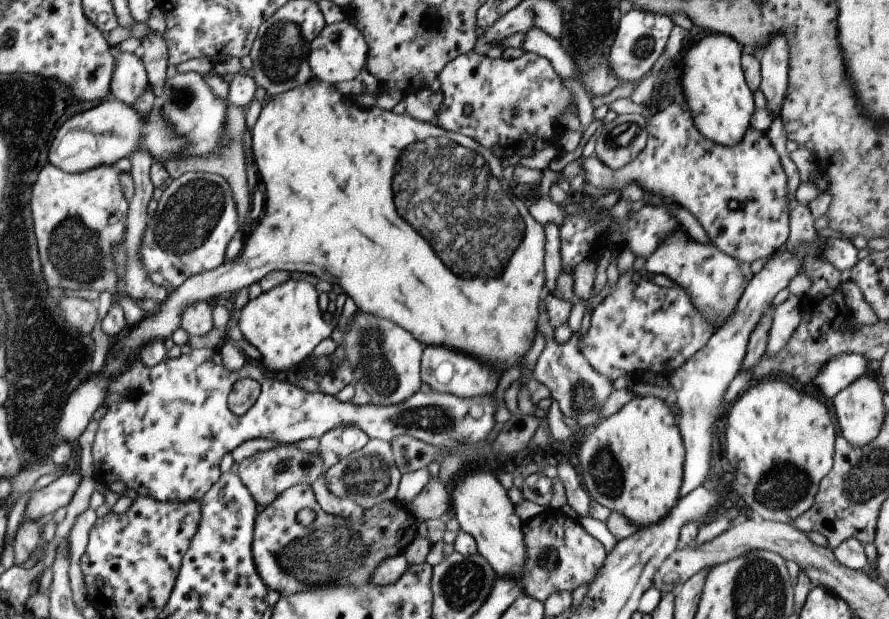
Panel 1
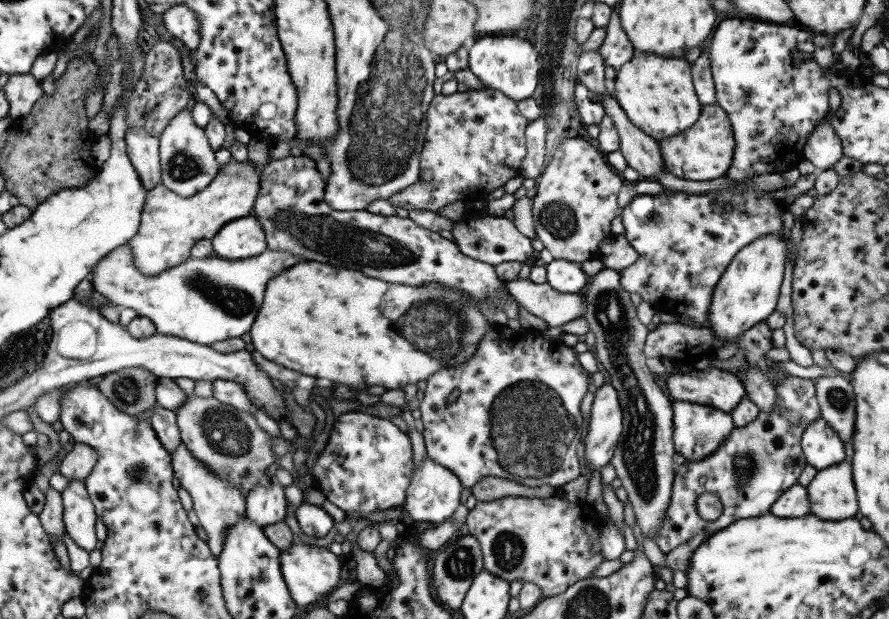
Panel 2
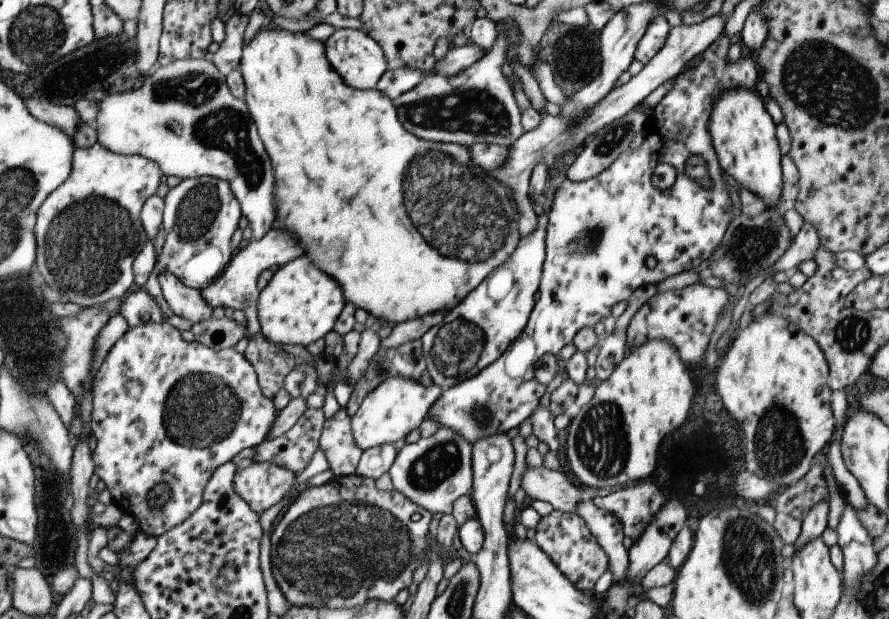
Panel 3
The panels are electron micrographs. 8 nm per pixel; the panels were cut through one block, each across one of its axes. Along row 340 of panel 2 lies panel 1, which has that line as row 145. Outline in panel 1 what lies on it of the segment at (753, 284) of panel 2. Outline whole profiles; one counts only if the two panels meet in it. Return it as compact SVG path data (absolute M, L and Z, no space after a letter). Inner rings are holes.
M707 33L688 42L676 58L679 68L678 83L690 110L694 127L711 142L733 146L749 128L749 118L755 110L753 95L744 79L740 65L741 46L730 36Z

